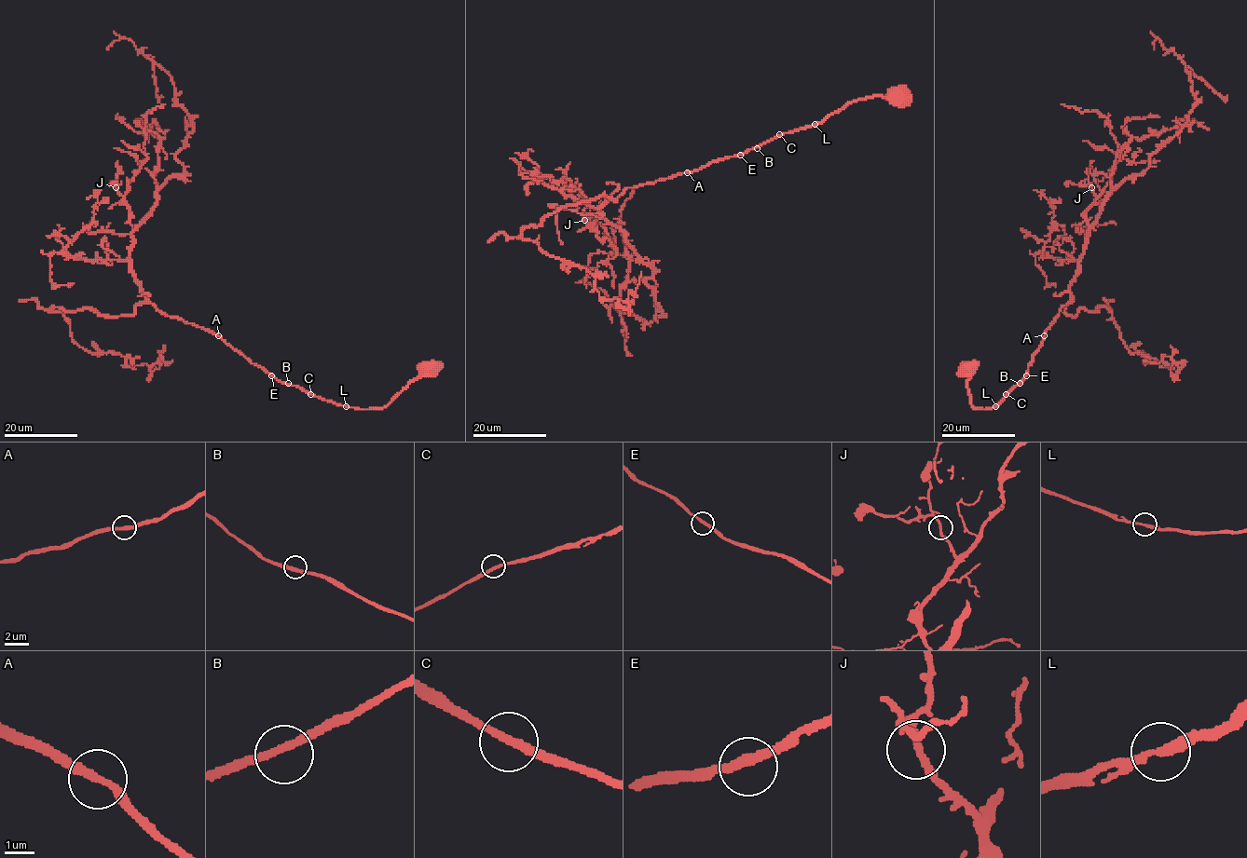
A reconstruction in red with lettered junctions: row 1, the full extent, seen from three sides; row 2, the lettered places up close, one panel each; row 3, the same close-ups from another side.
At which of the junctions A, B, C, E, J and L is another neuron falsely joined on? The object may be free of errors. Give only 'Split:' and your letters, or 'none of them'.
Split: none of them

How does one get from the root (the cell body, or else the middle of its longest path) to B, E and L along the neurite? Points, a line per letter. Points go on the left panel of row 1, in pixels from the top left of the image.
B: (430, 370), (413, 378), (387, 405), (374, 409), (340, 406), (288, 383)
E: (430, 370), (413, 378), (387, 405), (374, 409), (340, 406), (271, 375)
L: (430, 370), (413, 378), (381, 408), (345, 406)

